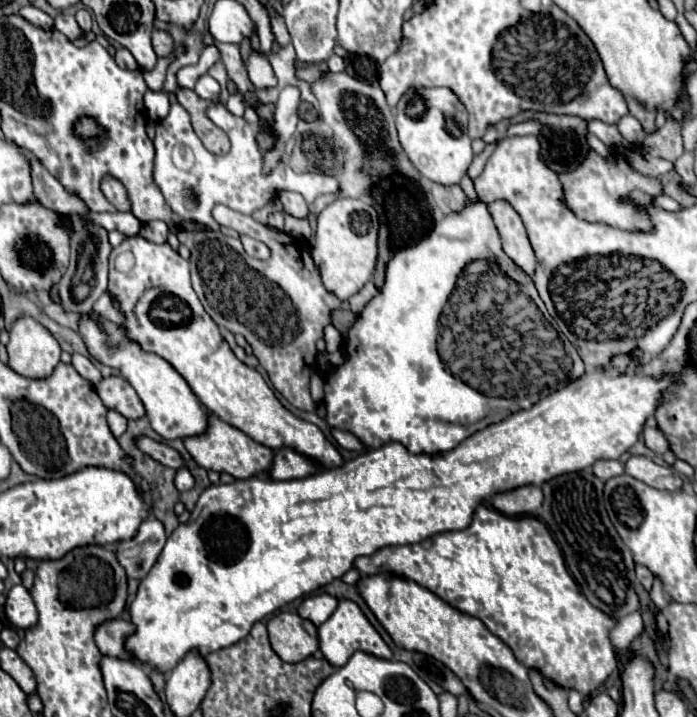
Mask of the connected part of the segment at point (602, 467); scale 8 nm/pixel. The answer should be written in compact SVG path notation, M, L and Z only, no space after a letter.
M597 461L593 465L593 473L601 479L601 481L607 481L611 477L617 477L625 471L625 467L619 463L619 461Z

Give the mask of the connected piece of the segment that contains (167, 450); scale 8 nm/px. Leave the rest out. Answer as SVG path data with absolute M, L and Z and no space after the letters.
M139 437L137 439L137 445L141 451L145 451L147 455L151 455L155 461L159 461L161 465L165 467L171 467L171 469L181 469L185 465L183 457L179 451L175 451L173 447L165 445L165 443L157 443L149 437Z

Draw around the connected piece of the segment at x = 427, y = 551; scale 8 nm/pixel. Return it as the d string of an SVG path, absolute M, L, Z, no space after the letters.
M479 505L473 523L467 529L437 533L413 545L379 549L369 557L355 559L355 567L363 575L375 575L381 571L405 575L461 613L477 617L513 651L519 663L529 669L537 669L543 677L549 677L563 689L575 689L581 695L591 695L605 683L609 673L617 669L617 649L609 637L617 621L585 599L571 579L549 529L531 515L507 517L497 513L493 507Z

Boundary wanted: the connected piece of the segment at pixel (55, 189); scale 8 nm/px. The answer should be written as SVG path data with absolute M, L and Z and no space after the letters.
M29 155L29 165L31 165L31 175L33 175L33 195L35 199L49 207L55 209L59 215L79 215L85 217L89 213L89 207L85 207L85 201L67 191L43 165L37 157Z

